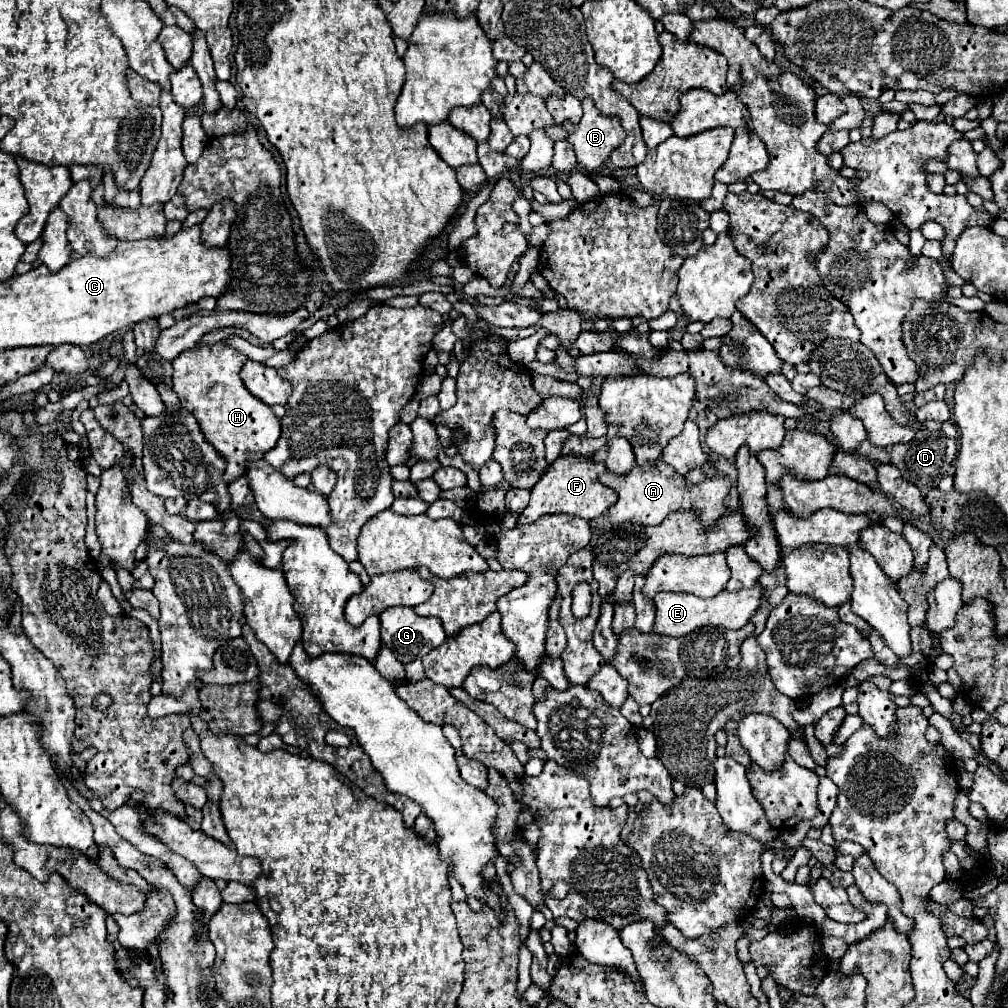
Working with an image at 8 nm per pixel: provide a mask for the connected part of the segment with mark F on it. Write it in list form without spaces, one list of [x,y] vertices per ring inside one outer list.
[[[560,455],[544,473],[544,479],[540,479],[540,483],[536,483],[532,487],[532,497],[528,507],[520,513],[518,523],[520,525],[528,525],[534,523],[536,519],[544,517],[544,515],[574,515],[586,521],[592,521],[596,517],[600,517],[606,509],[610,509],[616,501],[618,495],[616,491],[604,487],[598,481],[598,475],[604,473],[606,467],[604,463],[594,463],[592,459],[576,459],[574,455]]]

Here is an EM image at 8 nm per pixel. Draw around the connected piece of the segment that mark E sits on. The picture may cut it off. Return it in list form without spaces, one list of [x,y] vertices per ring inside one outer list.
[[[760,583],[752,585],[750,589],[740,589],[740,591],[726,591],[724,589],[710,599],[702,599],[702,597],[692,595],[692,593],[658,593],[654,599],[654,607],[656,607],[654,631],[660,635],[684,637],[684,635],[692,633],[694,629],[700,629],[706,625],[740,629],[758,611],[762,597],[764,597],[764,587]]]

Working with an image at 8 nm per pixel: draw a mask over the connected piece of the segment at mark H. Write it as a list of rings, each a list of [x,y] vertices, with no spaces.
[[[222,343],[188,349],[172,361],[174,393],[182,407],[196,417],[204,439],[226,461],[228,467],[224,471],[224,481],[234,481],[246,473],[248,463],[262,459],[280,437],[280,419],[274,415],[272,407],[256,399],[240,381],[238,373],[244,361],[246,355]]]

